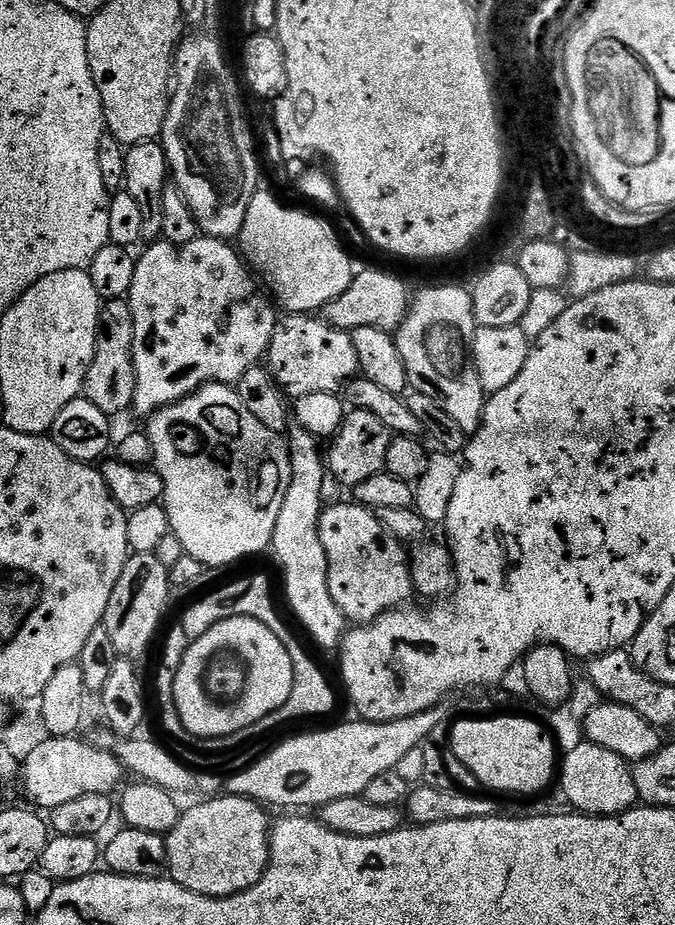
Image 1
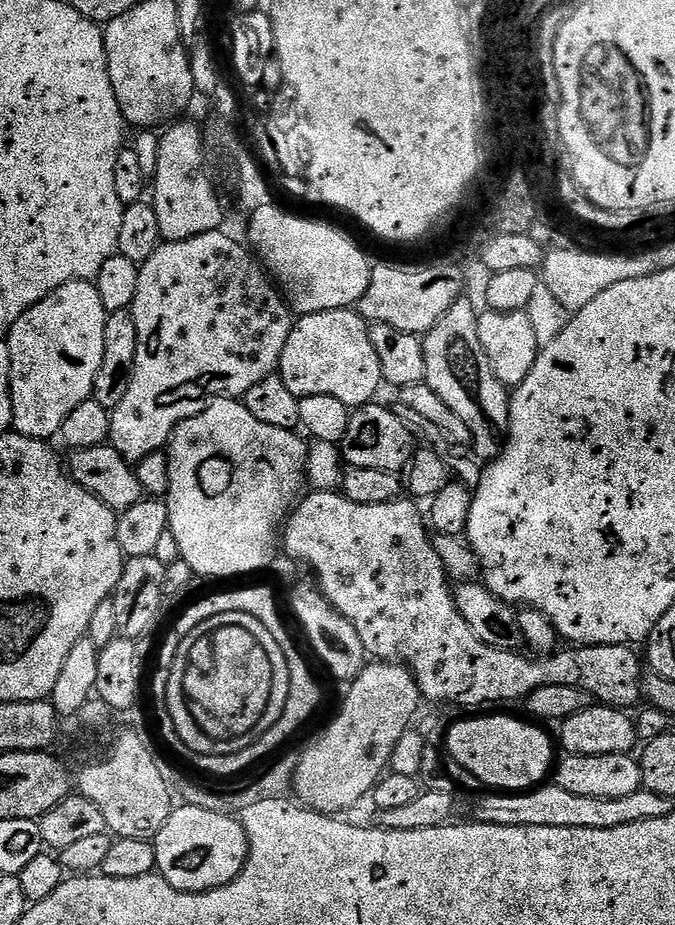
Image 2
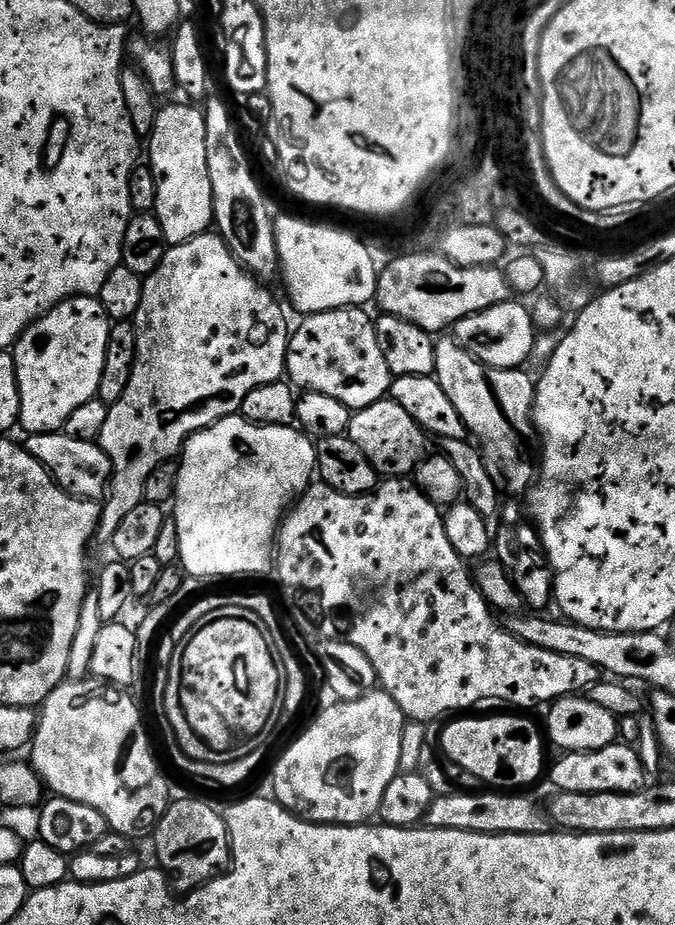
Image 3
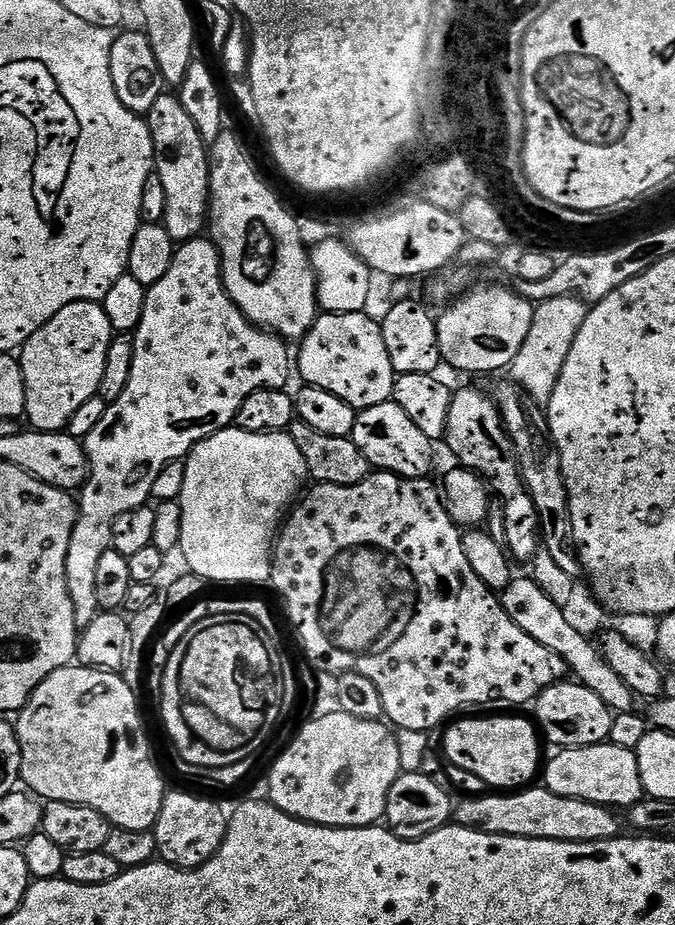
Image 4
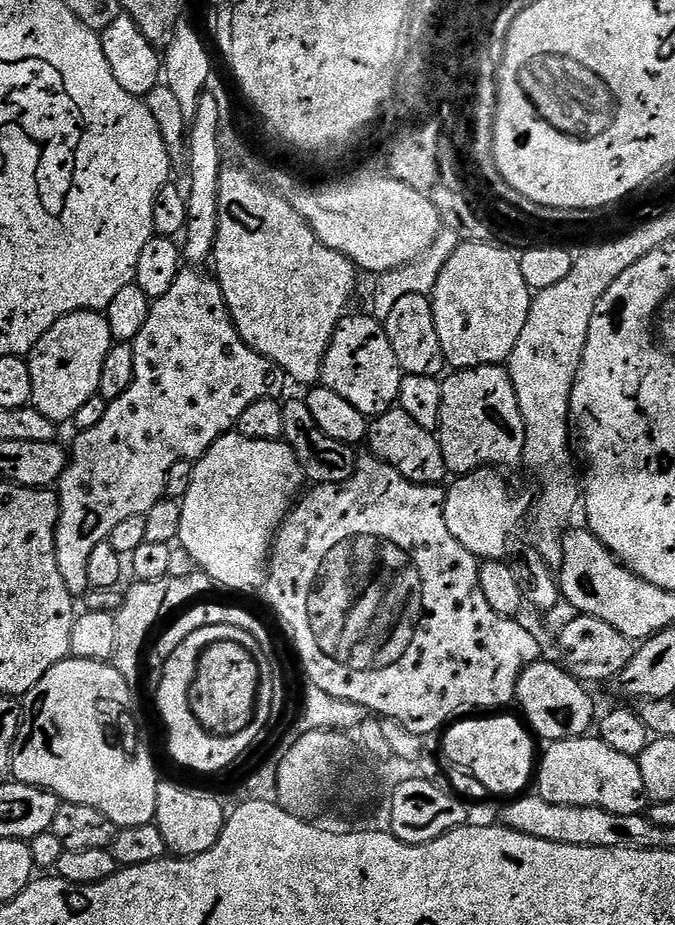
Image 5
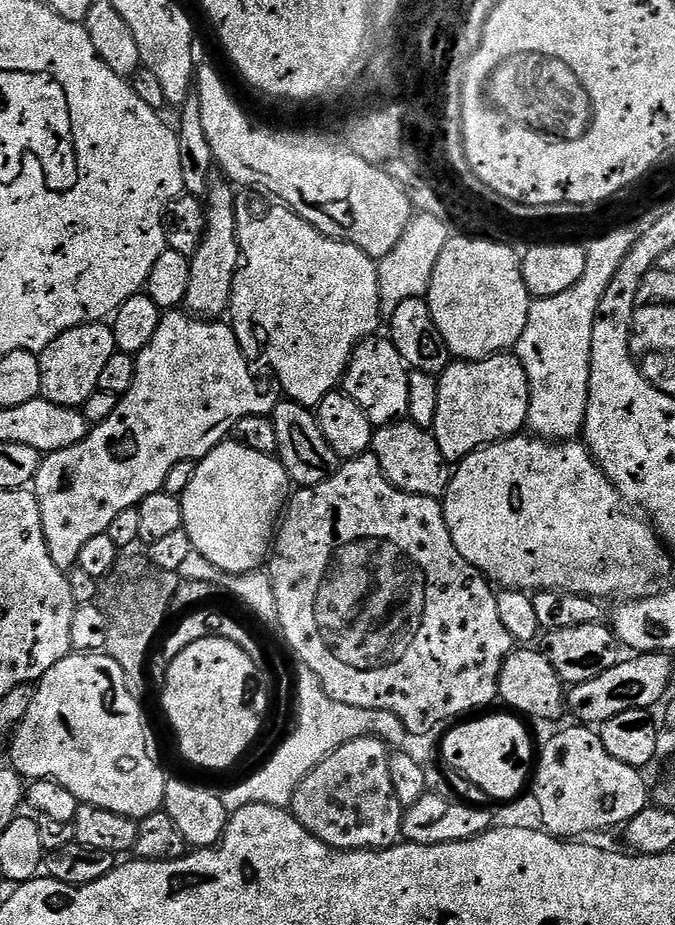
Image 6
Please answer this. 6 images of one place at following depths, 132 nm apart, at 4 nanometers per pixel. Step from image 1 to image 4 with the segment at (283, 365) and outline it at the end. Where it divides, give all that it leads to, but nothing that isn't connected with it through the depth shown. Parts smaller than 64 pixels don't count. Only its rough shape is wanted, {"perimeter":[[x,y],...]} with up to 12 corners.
{"perimeter":[[317,315],[294,360],[307,387],[357,410],[397,377],[380,320]]}

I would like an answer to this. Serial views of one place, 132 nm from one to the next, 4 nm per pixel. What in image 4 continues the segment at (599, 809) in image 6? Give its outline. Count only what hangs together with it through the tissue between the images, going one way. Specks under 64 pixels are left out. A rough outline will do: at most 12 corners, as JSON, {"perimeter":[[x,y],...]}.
{"perimeter":[[562,748],[542,768],[554,794],[627,810],[645,799],[635,752]]}

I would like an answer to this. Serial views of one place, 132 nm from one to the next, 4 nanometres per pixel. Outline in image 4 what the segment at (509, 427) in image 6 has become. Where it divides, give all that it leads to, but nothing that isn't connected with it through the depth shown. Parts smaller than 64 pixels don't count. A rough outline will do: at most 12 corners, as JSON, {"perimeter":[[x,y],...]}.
{"perimeter":[[491,395],[452,397],[447,443],[503,502],[508,554],[529,563],[540,520]]}

